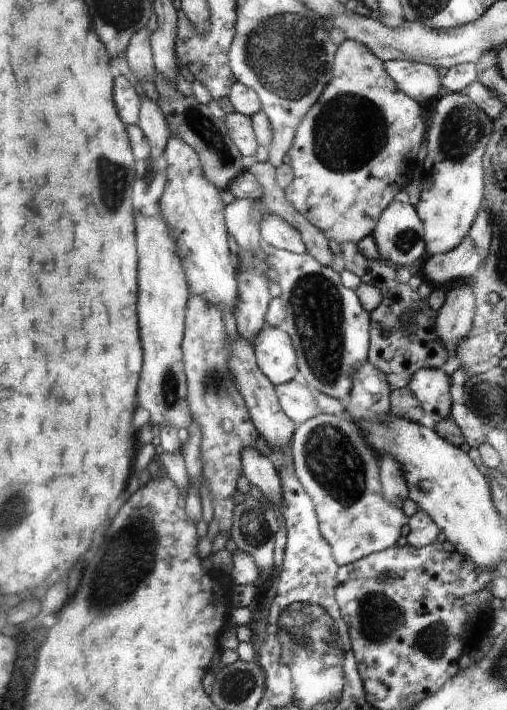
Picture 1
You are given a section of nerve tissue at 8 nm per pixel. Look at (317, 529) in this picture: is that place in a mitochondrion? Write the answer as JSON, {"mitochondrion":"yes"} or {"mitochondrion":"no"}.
{"mitochondrion":"no"}

